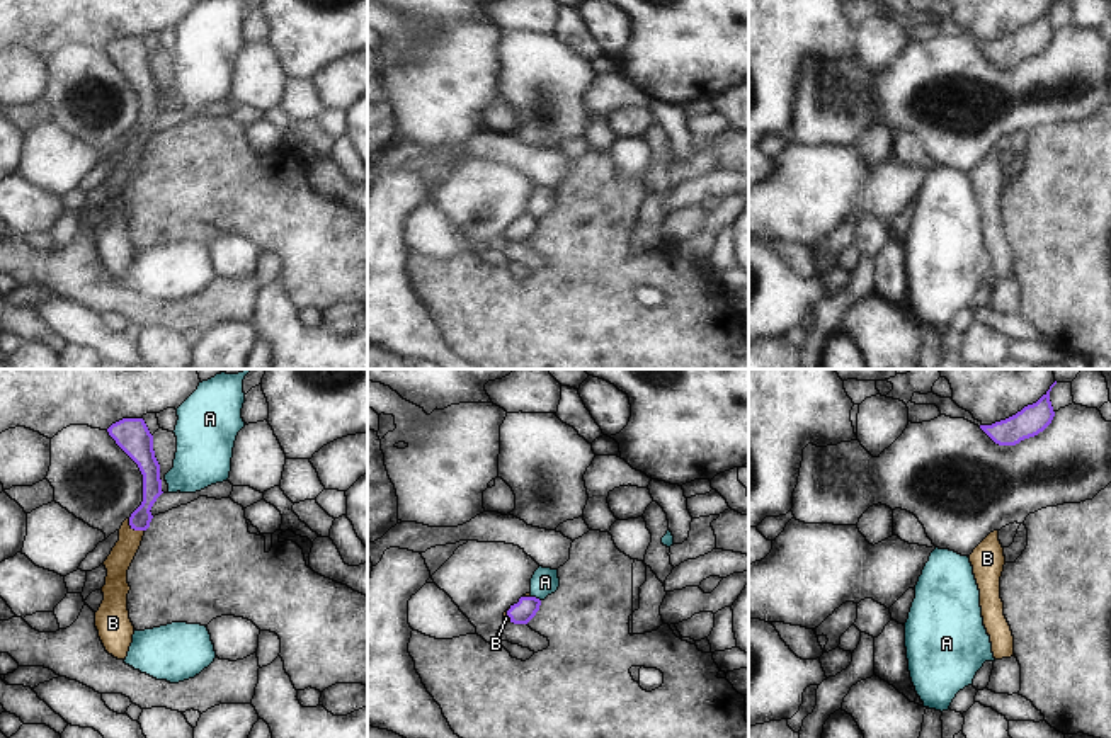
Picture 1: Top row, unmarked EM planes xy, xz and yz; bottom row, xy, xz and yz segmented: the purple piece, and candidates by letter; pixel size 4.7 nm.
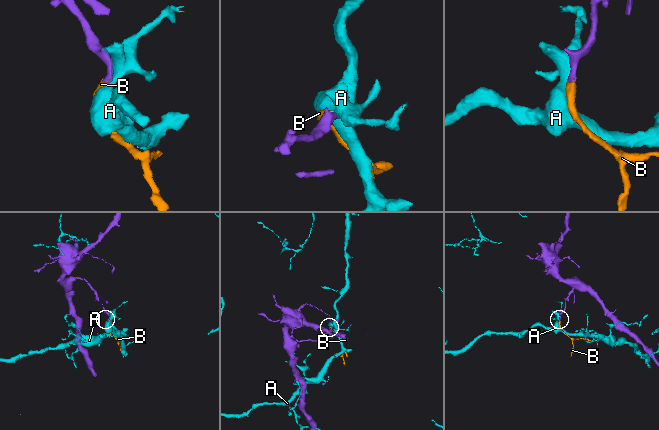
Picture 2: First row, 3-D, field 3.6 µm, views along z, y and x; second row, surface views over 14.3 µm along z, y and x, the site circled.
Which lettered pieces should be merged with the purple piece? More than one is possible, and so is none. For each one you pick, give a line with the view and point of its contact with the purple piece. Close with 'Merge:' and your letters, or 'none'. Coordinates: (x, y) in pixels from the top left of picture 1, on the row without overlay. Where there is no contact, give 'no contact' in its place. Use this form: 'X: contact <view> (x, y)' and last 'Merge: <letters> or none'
B: contact xy (135, 148)
Merge: B

